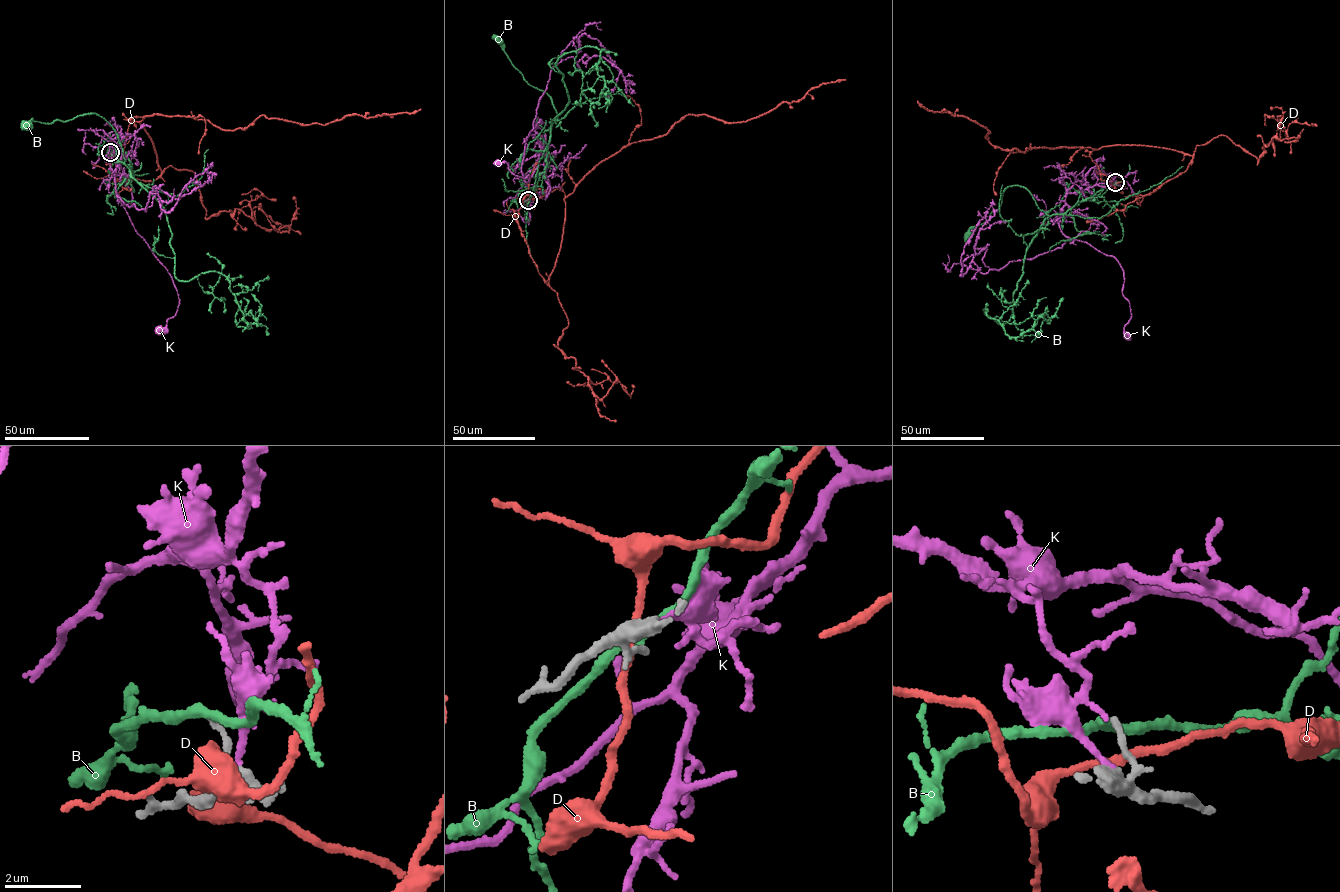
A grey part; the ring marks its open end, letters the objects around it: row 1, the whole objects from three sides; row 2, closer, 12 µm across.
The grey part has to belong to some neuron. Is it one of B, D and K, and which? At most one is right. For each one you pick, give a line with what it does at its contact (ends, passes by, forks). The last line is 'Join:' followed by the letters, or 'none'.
Join: none

